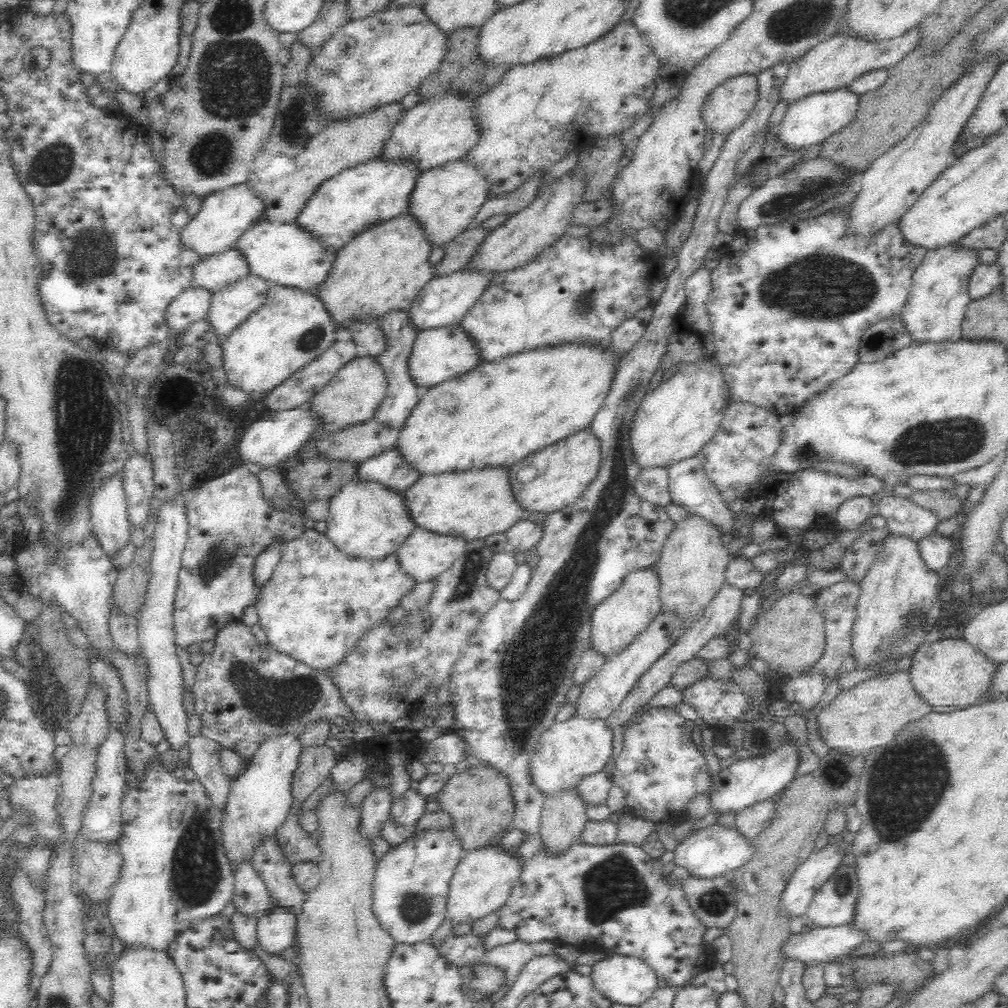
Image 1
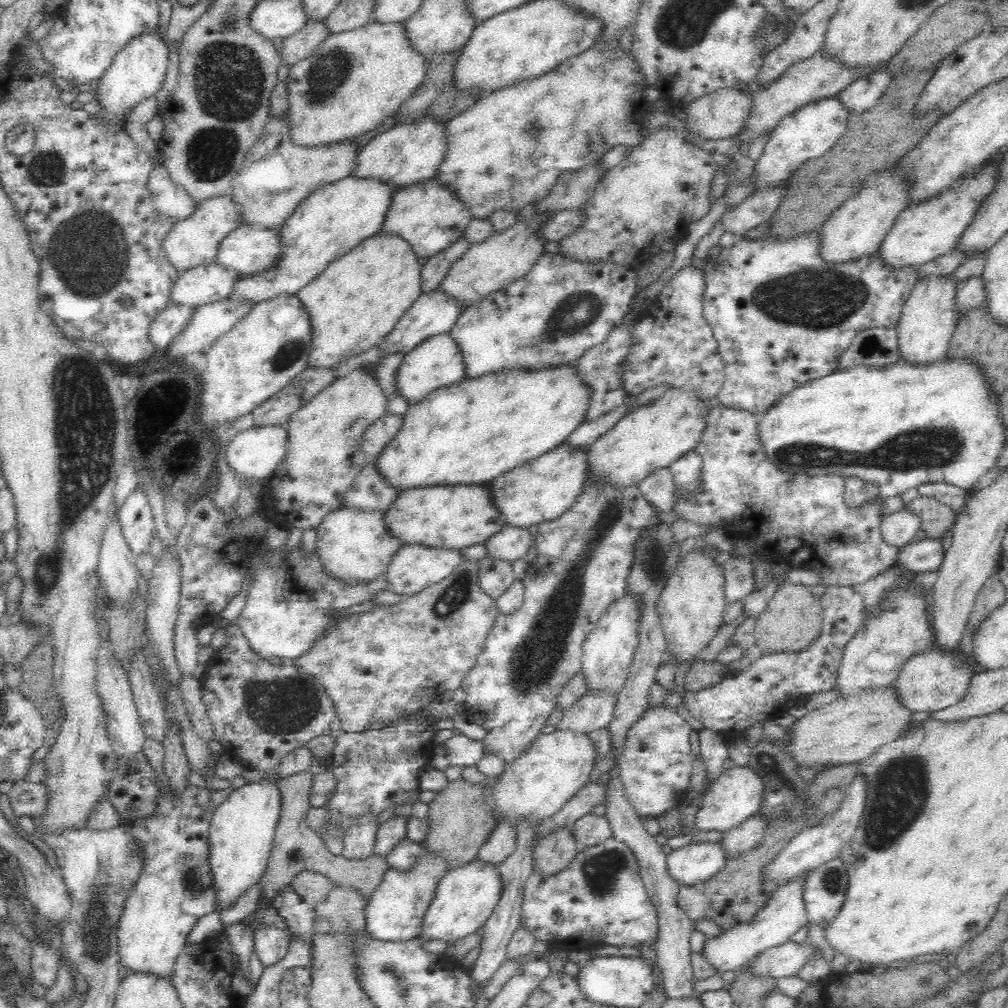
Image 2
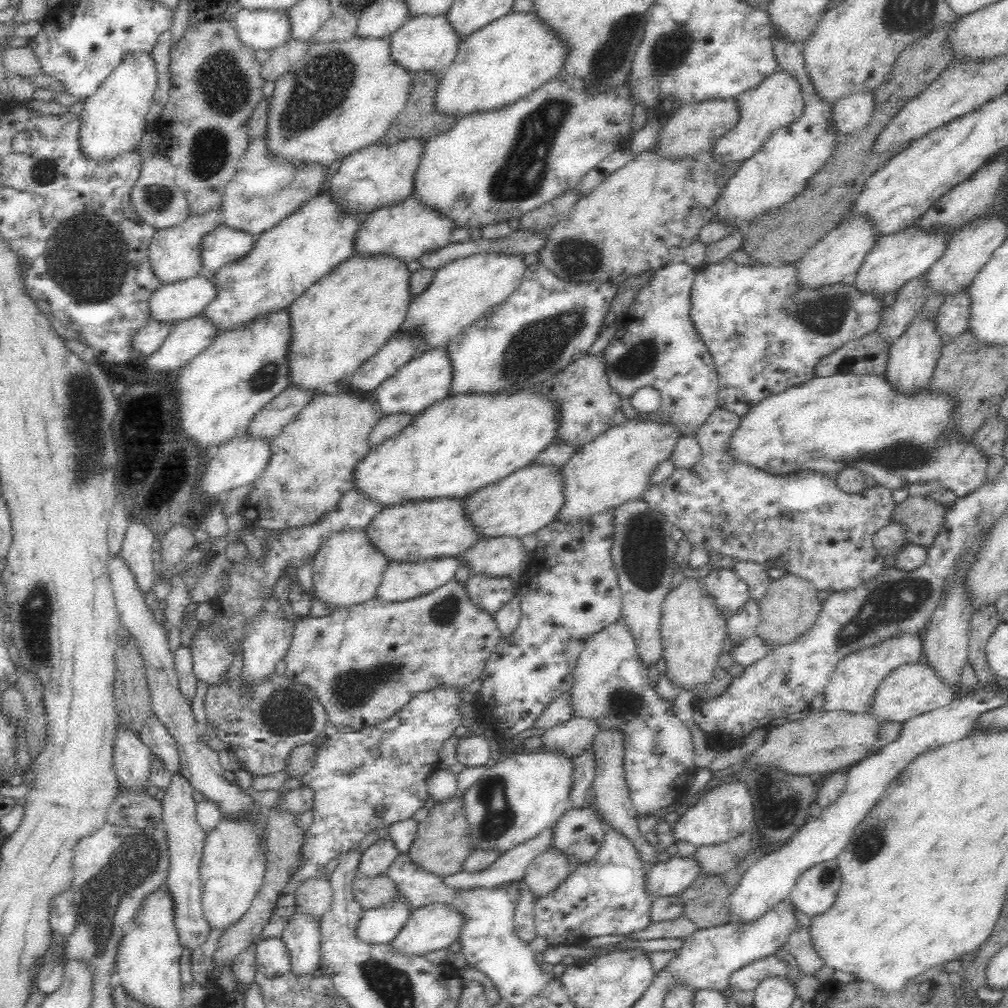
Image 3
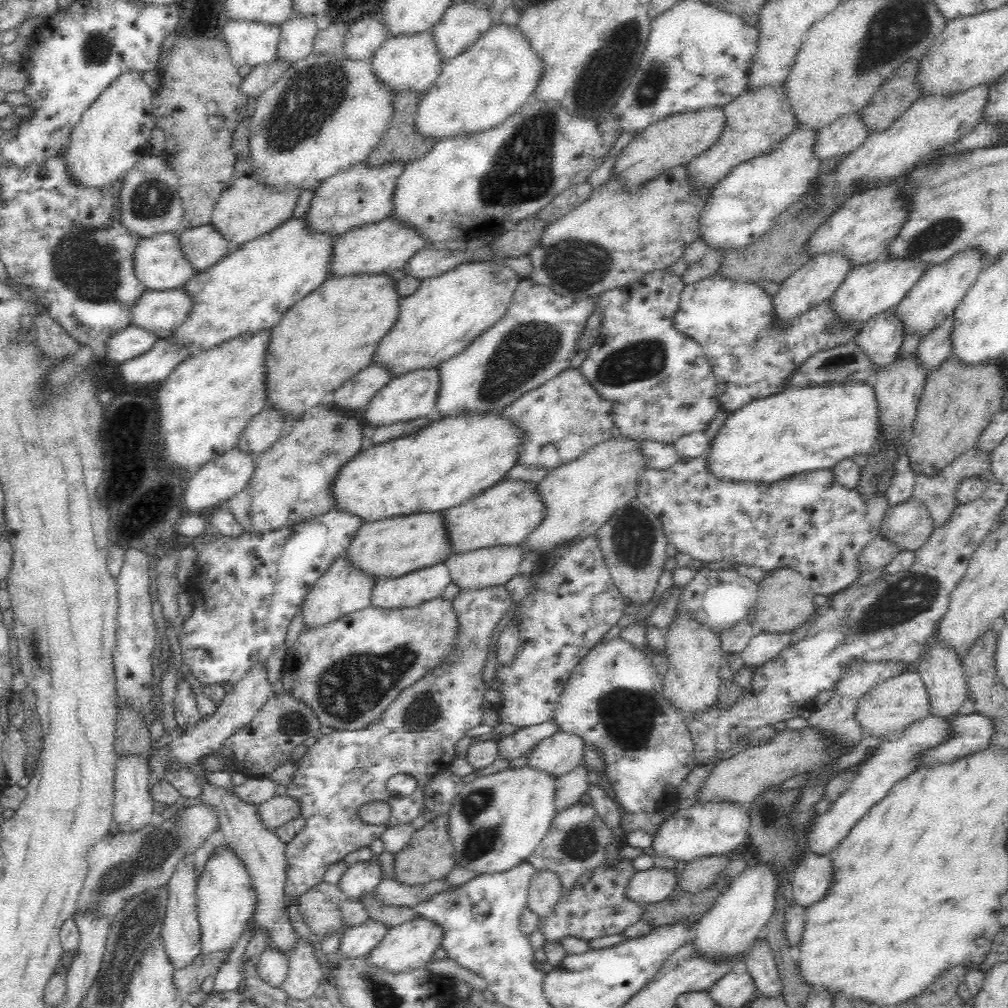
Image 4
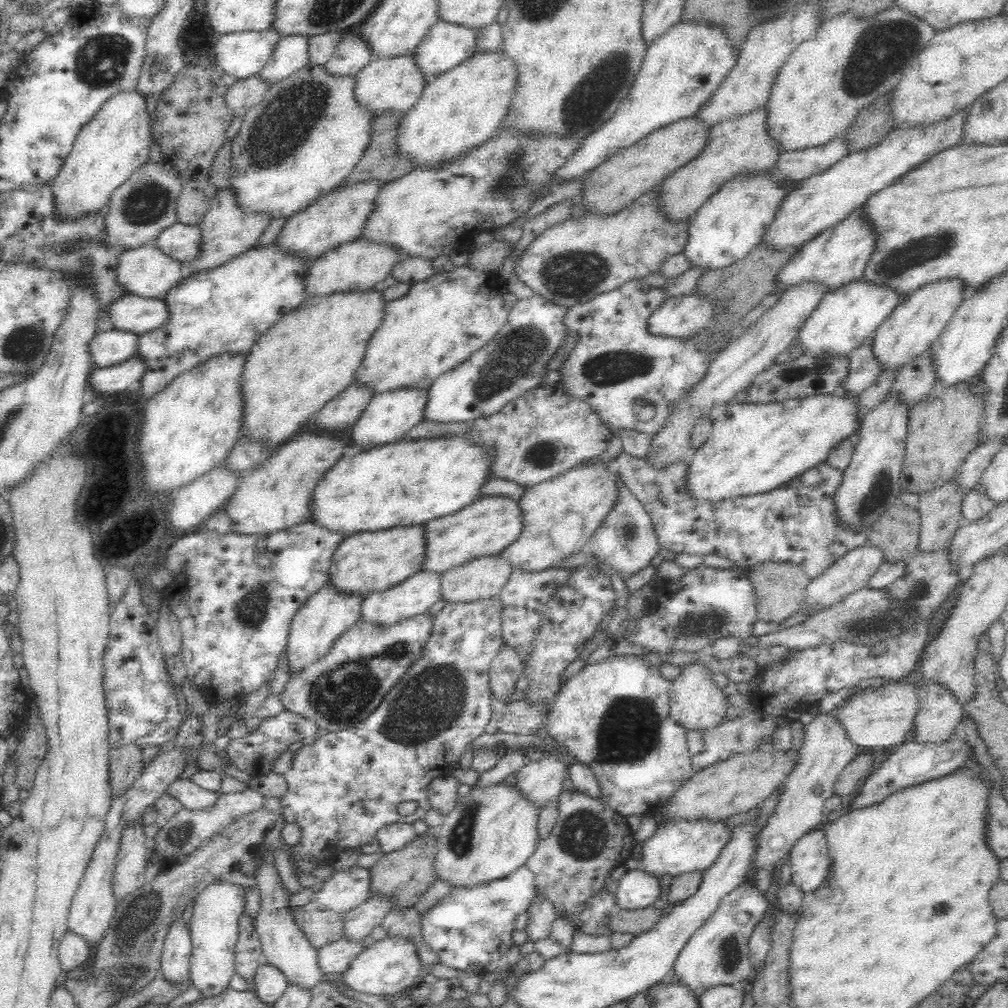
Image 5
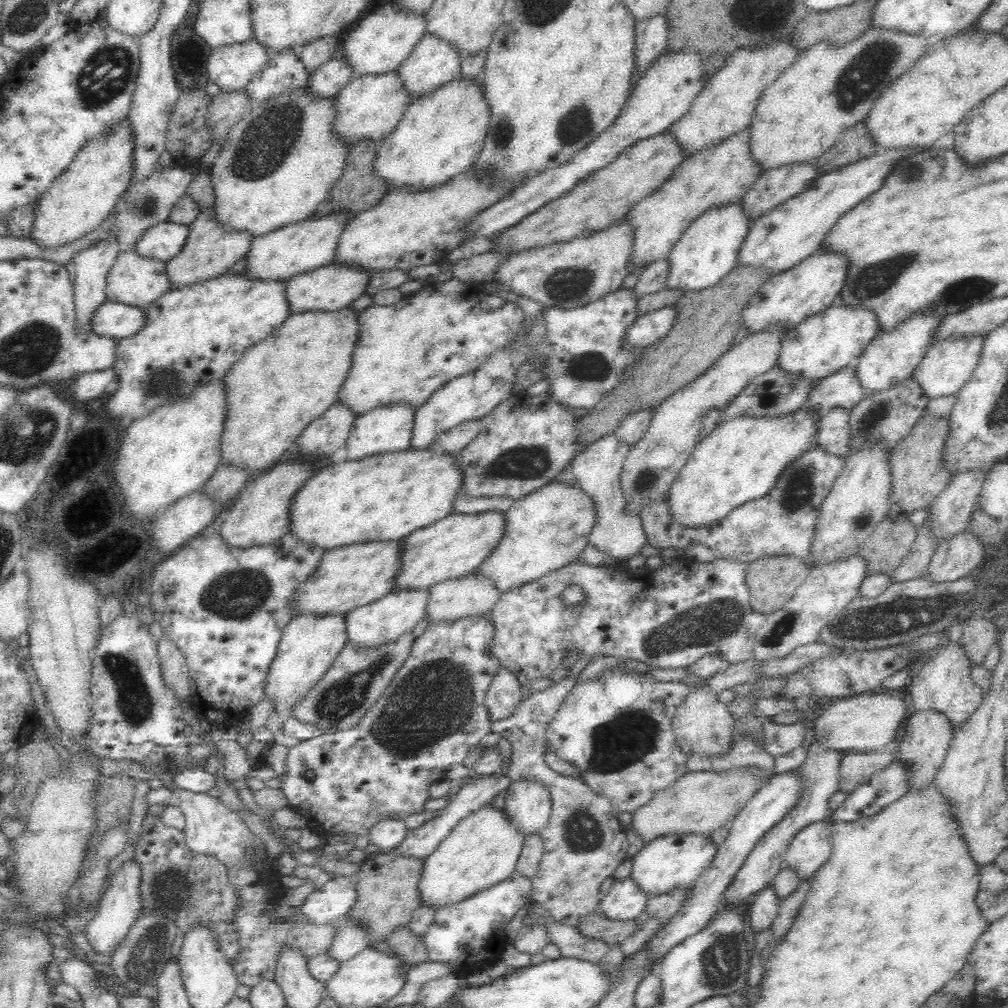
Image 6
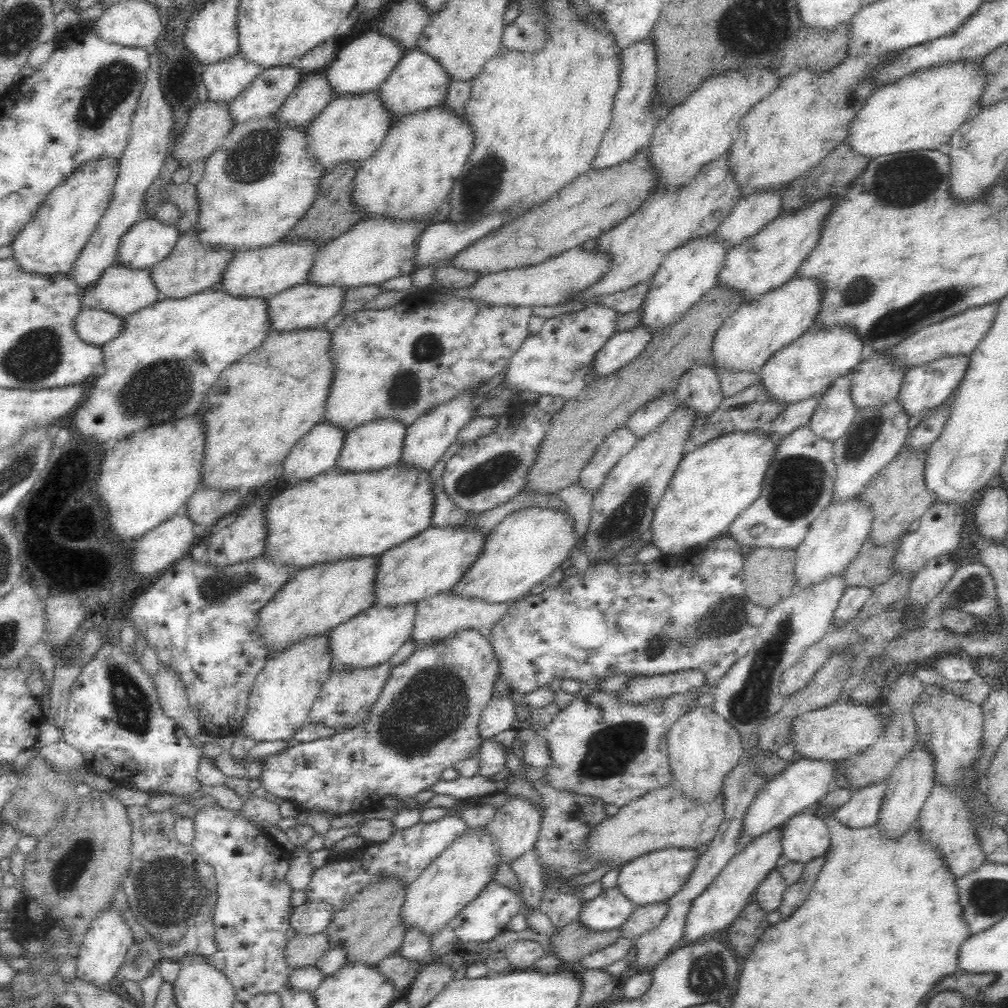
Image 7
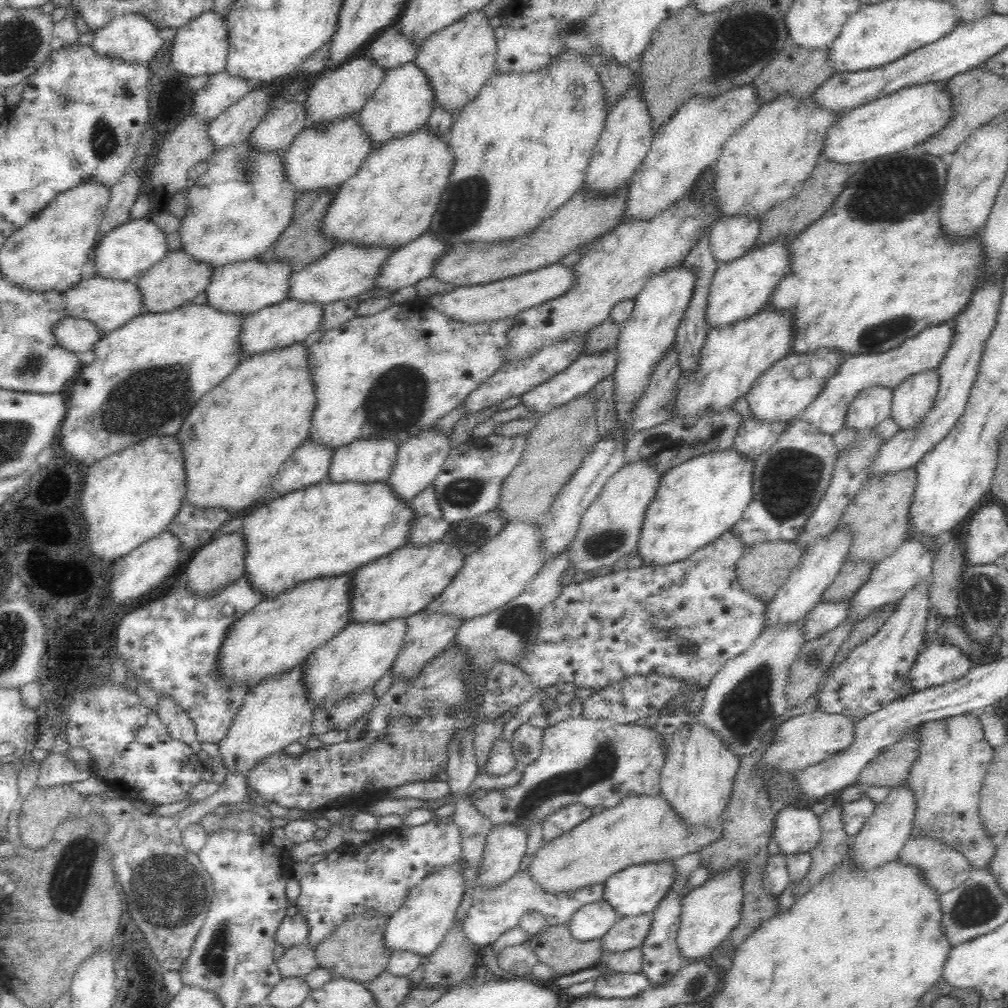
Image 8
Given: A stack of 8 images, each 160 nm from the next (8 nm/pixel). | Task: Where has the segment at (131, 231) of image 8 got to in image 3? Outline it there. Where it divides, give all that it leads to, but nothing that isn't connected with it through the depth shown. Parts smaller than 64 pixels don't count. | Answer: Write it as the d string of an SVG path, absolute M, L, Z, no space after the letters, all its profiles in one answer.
M230 226L216 228L202 244L203 266L199 274L211 278L222 267L244 261L255 250L258 236Z

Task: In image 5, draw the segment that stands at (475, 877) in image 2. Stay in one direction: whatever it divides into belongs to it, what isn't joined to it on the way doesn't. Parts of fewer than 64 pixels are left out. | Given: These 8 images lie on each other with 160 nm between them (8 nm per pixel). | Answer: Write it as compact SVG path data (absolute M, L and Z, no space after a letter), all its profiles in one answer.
M387 935L382 940L371 940L367 947L352 960L343 972L344 983L356 992L379 996L380 993L391 993L411 988L421 974L422 962L416 940L403 936Z

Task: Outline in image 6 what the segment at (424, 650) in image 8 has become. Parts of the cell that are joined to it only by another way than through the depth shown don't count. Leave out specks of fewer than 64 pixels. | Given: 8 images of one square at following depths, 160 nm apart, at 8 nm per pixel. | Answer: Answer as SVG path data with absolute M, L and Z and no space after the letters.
M470 571L468 574L456 578L449 578L431 586L430 598L428 600L427 612L429 622L446 619L452 620L463 616L472 616L492 611L494 604L500 598L502 592L492 581L492 577L482 572Z

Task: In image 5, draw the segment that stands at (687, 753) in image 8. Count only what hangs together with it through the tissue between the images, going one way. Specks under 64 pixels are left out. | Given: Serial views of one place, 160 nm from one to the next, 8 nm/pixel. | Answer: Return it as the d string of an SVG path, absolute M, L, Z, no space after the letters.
M688 662L680 668L680 674L669 684L668 697L670 698L669 714L686 730L702 730L712 728L726 719L725 694L712 679L710 668L702 662Z

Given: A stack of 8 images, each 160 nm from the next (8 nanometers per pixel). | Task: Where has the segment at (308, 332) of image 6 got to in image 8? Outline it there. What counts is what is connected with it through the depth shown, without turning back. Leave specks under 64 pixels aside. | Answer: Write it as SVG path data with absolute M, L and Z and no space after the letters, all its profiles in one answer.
M296 341L294 344L252 354L246 360L242 360L234 372L213 386L194 404L190 414L185 418L184 424L180 426L180 430L176 434L179 436L182 447L184 447L184 466L187 472L186 498L188 502L201 508L226 508L228 511L244 513L259 500L262 494L266 494L268 488L271 488L271 480L275 479L284 461L310 437L312 414L316 408L316 402L318 402L315 390L316 381L312 379L312 371L309 366L310 354L309 347L304 344L304 341Z

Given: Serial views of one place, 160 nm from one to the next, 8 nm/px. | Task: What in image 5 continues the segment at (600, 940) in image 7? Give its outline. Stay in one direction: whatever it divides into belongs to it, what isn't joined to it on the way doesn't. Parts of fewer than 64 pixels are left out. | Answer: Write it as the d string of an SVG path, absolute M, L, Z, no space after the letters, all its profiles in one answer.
M653 905L639 909L619 909L610 920L612 932L638 933L650 930L664 916L664 910Z

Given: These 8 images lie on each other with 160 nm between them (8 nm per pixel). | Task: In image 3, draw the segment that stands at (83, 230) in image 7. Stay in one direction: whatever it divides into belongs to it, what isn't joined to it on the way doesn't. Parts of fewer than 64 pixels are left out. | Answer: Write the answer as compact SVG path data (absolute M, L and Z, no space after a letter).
M150 51L129 52L110 72L97 91L84 98L80 114L80 145L92 159L106 160L126 149L138 149L141 136L148 128L145 116L158 88L158 70Z

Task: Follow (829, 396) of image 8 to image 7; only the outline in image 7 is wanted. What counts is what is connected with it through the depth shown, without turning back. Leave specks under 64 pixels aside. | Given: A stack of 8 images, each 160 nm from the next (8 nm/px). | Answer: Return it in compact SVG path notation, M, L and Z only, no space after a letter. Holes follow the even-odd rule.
M998 301L967 308L959 312L958 315L949 316L947 319L929 324L918 332L912 333L900 344L890 348L890 352L907 368L914 368L916 365L938 360L942 356L970 355L977 348L977 344L984 338L984 335L992 328L996 314L998 314L998 308ZM850 375L836 379L833 384L824 391L820 404L814 410L810 420L811 431L834 443L840 440L854 420L857 408L851 400Z

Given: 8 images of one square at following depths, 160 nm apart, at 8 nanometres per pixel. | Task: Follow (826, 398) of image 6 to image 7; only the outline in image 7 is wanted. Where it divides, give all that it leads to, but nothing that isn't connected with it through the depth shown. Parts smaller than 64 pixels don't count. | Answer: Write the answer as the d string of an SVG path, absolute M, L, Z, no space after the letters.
M824 391L814 393L808 398L789 404L788 408L776 418L772 428L767 430L780 435L780 438L782 438L782 436L790 434L797 428L809 428L812 414L814 414L814 410L820 404L822 396L824 396Z

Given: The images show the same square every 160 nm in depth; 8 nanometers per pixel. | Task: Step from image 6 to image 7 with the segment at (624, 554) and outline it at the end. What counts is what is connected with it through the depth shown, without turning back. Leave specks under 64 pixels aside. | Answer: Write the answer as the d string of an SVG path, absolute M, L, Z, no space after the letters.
M627 427L618 428L608 434L594 454L582 465L576 483L588 490L593 498L596 497L614 465L630 452L637 440L637 436Z

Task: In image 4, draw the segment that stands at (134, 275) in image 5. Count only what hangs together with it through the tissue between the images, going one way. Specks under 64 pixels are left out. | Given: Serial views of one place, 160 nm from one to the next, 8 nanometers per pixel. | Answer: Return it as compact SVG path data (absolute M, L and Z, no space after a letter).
M182 231L162 232L140 240L135 253L135 271L148 290L181 288L199 273L182 249Z

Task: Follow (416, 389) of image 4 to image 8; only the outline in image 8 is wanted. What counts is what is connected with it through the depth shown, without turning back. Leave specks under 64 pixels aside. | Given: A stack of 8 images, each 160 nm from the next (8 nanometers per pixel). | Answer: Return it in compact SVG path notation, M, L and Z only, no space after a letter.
M360 437L335 448L328 477L335 481L381 481L388 479L396 466L400 442L395 437Z

